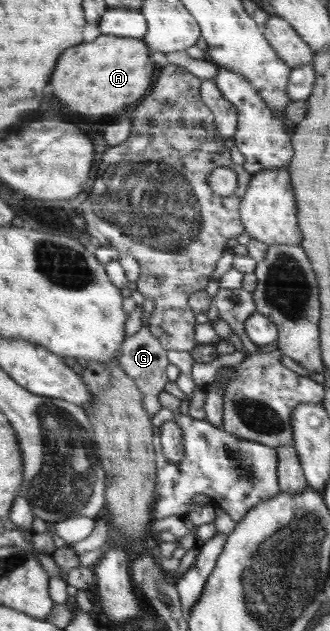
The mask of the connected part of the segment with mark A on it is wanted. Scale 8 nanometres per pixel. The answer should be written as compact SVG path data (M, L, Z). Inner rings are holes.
M99 35L95 40L65 52L65 58L61 58L61 66L57 66L57 74L53 74L53 94L65 106L75 108L81 114L113 114L145 94L145 90L151 86L153 72L155 64L149 60L149 46L143 39Z

